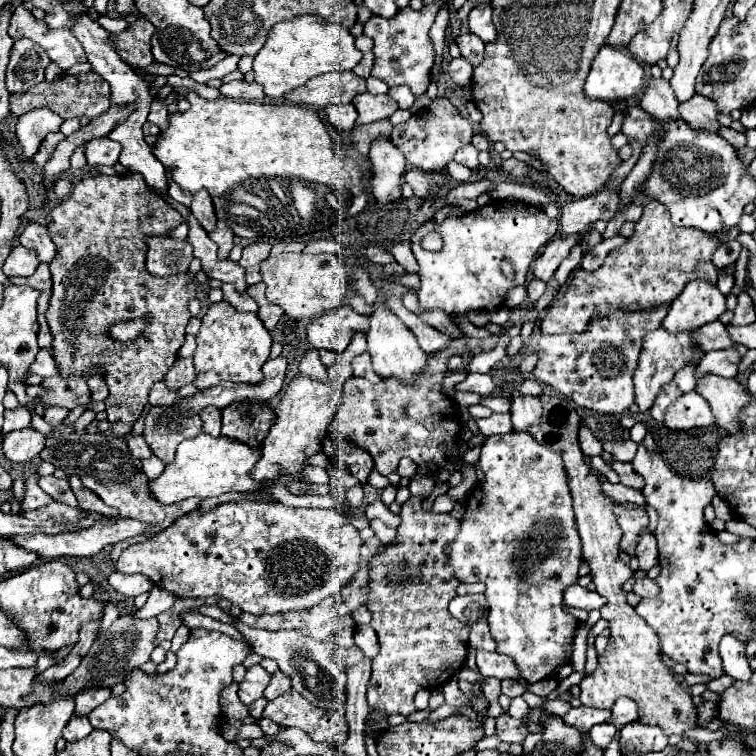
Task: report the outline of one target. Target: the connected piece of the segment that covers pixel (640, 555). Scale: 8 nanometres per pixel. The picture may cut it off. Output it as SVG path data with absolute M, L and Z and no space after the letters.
M647 530L645 536L641 538L639 546L637 546L637 560L641 570L651 570L657 564L657 540L655 536Z

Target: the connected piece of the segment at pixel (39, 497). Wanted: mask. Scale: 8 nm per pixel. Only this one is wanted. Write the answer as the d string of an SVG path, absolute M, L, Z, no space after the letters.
M31 474L27 478L27 484L25 484L25 500L21 504L23 510L35 510L35 508L41 508L41 506L53 502L53 498L39 488L37 478L39 478L39 474Z

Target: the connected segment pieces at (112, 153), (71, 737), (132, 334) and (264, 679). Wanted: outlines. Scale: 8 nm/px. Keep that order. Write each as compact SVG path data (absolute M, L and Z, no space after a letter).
M99 138L85 144L85 158L87 164L91 166L115 166L119 154L121 154L121 144L109 138Z
M73 716L73 718L69 720L69 724L63 728L63 738L65 738L67 742L77 742L77 740L89 736L91 730L93 730L93 726L89 724L87 718L77 718L77 716Z
M133 320L133 322L119 322L109 332L119 342L133 342L141 332L145 330L145 320Z
M259 664L247 668L245 678L243 678L243 682L239 684L239 692L237 692L237 694L239 694L239 700L241 700L243 704L255 702L257 698L263 696L263 690L267 688L269 680L271 680L271 676L269 676Z

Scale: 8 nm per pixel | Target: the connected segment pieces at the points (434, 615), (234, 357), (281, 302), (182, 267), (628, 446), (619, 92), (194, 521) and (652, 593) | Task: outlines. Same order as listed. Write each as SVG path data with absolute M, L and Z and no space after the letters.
M411 496L403 506L401 506L401 526L397 528L397 538L393 544L389 546L383 546L379 552L375 552L375 556L371 558L369 562L369 602L367 602L367 608L369 612L373 614L373 620L371 620L371 628L377 632L379 636L379 644L381 644L381 650L379 654L373 658L373 672L371 672L371 680L369 680L369 686L367 686L367 702L369 702L369 708L377 708L377 712L385 712L385 714L403 714L403 716L409 716L413 714L417 708L413 704L413 696L417 690L423 690L423 688L439 688L441 684L449 682L457 672L459 668L463 668L465 664L465 656L467 656L467 638L469 638L469 626L461 620L455 620L447 606L449 606L449 600L453 600L455 594L455 588L461 584L455 576L453 576L453 570L447 568L447 560L449 560L449 554L445 552L445 548L449 546L457 536L459 532L459 520L455 520L451 514L437 514L433 510L427 510L423 508L423 502L425 498L423 496Z
M219 302L211 304L207 314L201 320L201 330L197 334L197 350L195 350L195 386L199 390L217 386L217 382L231 380L239 384L257 384L263 380L261 366L269 360L271 352L271 334L263 326L257 314L239 314L231 304Z
M301 252L301 254L269 256L261 264L261 276L263 282L267 284L267 300L283 308L283 312L293 320L311 320L329 310L335 310L335 296L337 306L341 306L349 286L345 260L337 254L311 256Z
M151 236L147 240L147 254L145 254L145 268L153 276L171 276L189 272L189 262L193 260L193 248L187 242L173 240L169 236Z
M591 414L583 418L583 424L593 432L593 436L603 444L603 450L617 462L631 462L635 454L635 444L629 438L629 430L621 426L615 414Z
M603 46L593 60L585 82L585 96L589 100L621 102L631 100L645 88L645 72L637 60L625 50Z
M239 500L239 502L225 502L219 504L217 508L203 512L203 510L193 510L181 518L177 518L165 532L157 534L155 538L149 538L145 542L133 544L127 550L123 550L123 554L117 560L117 570L121 574L143 574L147 576L157 588L169 590L171 594L175 594L177 598L207 598L207 596L221 596L231 600L231 604L239 606L243 612L249 614L279 614L279 612L303 612L309 610L311 606L319 604L323 598L337 594L359 570L359 548L361 548L361 538L359 532L345 522L345 518L337 512L337 510L319 510L319 508L291 508L291 506L283 506L283 504L273 504L273 502L251 502L251 500Z
M649 578L637 580L633 592L637 592L641 598L657 598L659 596L659 588L657 588L655 580L649 580Z

